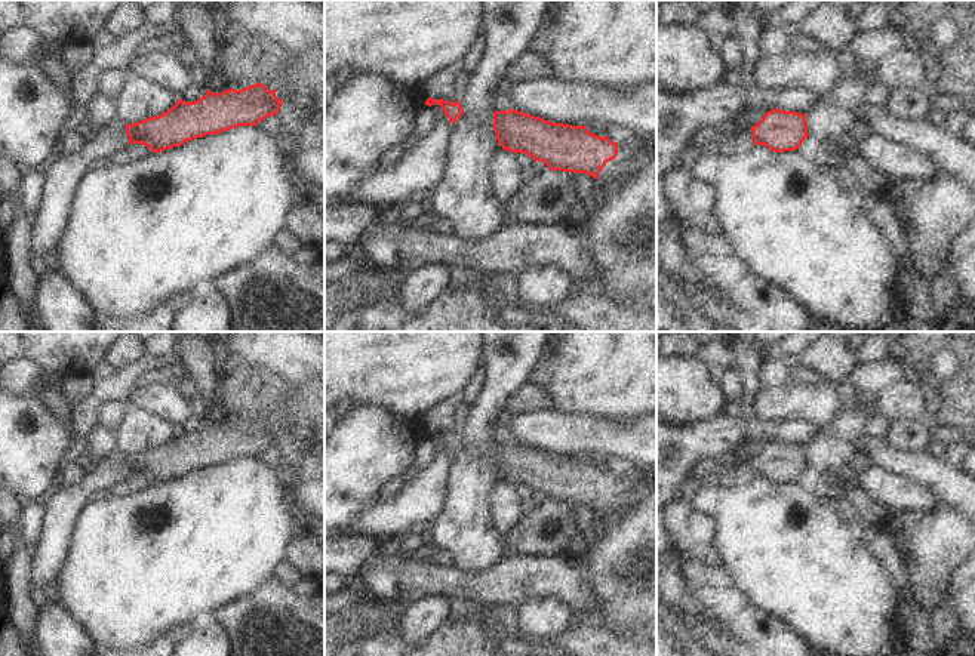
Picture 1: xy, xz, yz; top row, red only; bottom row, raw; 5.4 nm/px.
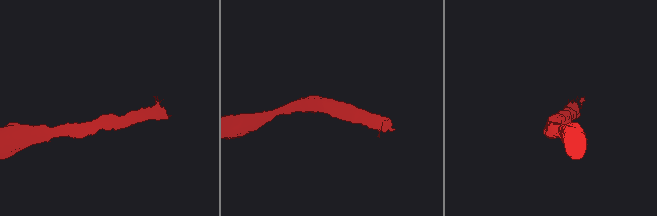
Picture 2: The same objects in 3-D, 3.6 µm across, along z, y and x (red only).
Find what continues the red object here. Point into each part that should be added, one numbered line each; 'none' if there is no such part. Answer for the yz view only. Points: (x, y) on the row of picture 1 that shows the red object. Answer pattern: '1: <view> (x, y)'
none

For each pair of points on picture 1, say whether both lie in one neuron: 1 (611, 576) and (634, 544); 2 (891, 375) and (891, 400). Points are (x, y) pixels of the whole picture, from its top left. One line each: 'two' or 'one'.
1: one
2: two

